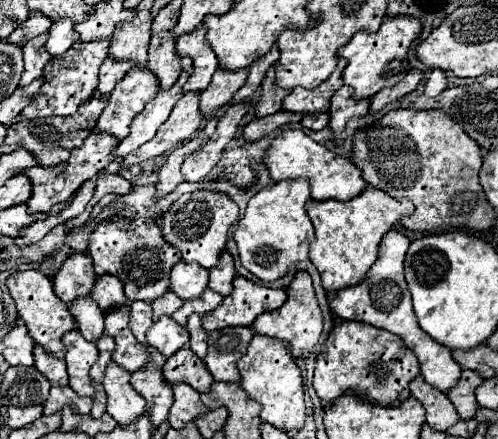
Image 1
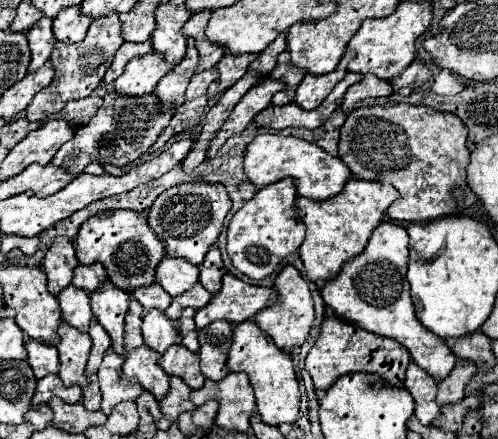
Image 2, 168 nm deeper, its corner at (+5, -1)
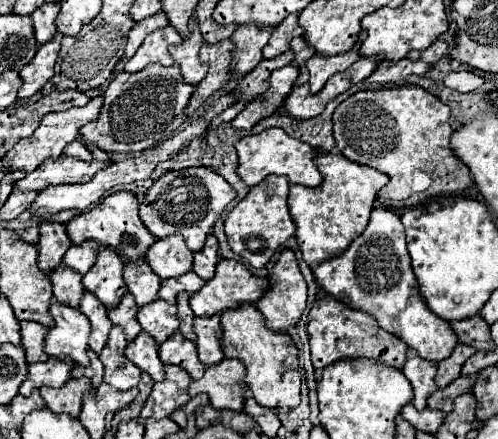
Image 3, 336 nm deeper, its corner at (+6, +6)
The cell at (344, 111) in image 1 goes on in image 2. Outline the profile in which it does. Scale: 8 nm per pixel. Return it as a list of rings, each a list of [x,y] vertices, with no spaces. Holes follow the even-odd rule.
[[[363,76],[363,80],[353,84],[349,88],[349,92],[343,96],[341,108],[343,108],[343,112],[349,112],[365,98],[383,98],[383,96],[389,96],[391,92],[393,92],[391,82],[379,80],[377,76]]]

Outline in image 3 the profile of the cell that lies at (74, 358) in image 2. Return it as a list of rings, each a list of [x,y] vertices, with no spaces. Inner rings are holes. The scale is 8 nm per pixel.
[[[58,301],[50,305],[50,315],[54,317],[54,327],[46,333],[46,355],[70,357],[74,363],[88,365],[90,321],[86,321],[86,315]]]

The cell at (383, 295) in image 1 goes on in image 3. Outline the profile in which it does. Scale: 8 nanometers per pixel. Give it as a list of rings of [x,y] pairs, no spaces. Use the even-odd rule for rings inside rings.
[[[372,209],[366,229],[348,245],[348,249],[332,259],[322,261],[314,269],[316,283],[338,301],[370,313],[382,329],[400,337],[410,349],[428,361],[450,357],[458,339],[448,321],[432,313],[418,291],[416,275],[406,249],[406,235],[400,215],[392,209]]]

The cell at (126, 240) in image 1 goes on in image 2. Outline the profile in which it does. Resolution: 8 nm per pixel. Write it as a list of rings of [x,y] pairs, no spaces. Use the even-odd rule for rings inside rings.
[[[133,210],[101,212],[89,218],[75,238],[75,250],[79,262],[85,266],[101,262],[107,270],[109,280],[125,292],[151,286],[155,282],[155,268],[159,266],[159,260],[163,260],[165,256],[165,246],[149,228],[147,218]]]

